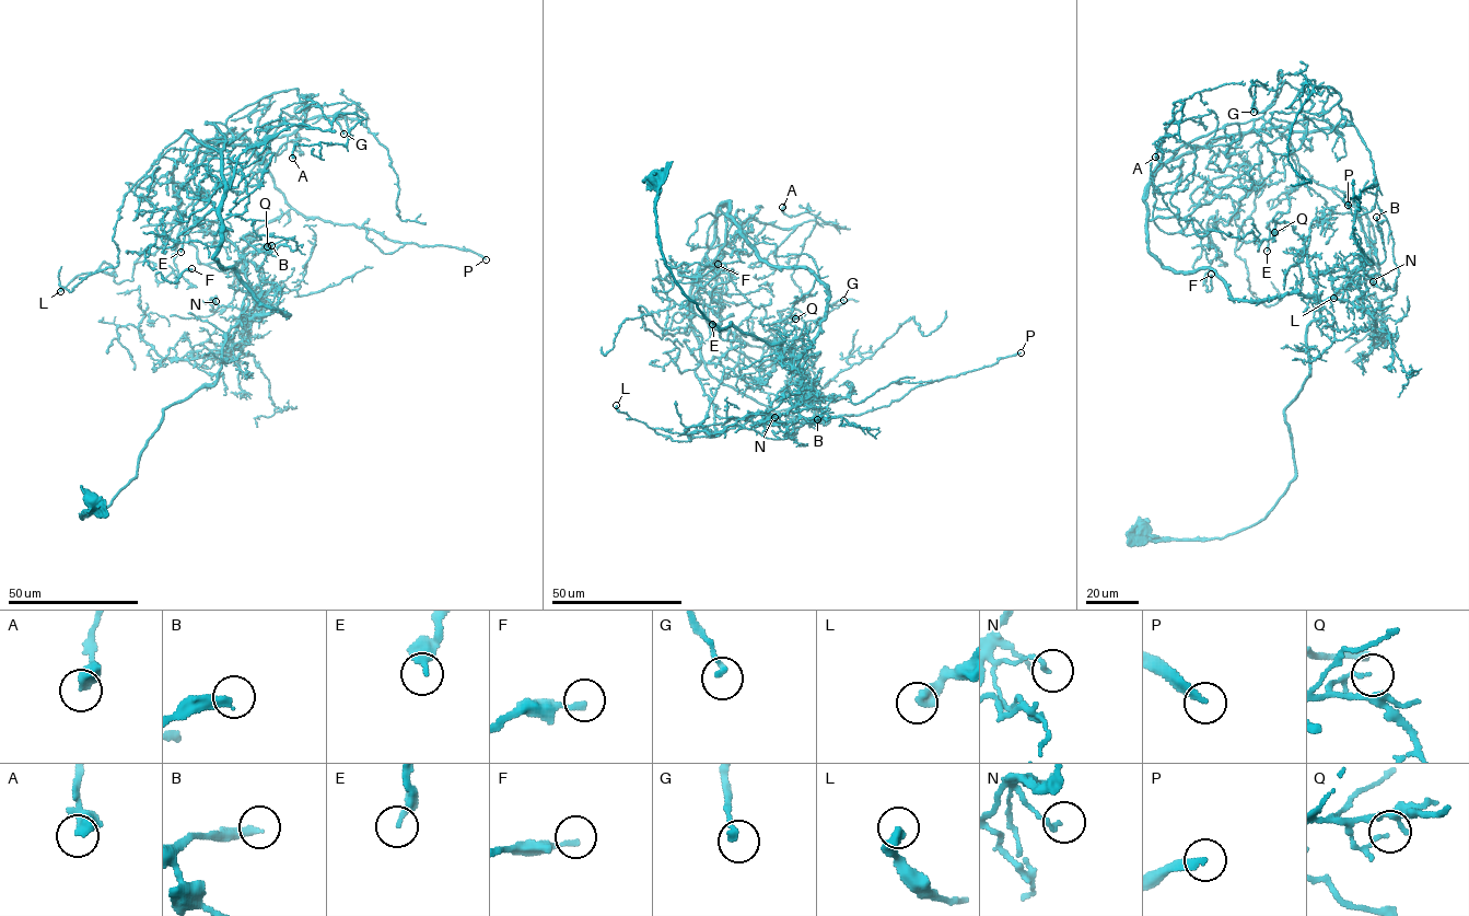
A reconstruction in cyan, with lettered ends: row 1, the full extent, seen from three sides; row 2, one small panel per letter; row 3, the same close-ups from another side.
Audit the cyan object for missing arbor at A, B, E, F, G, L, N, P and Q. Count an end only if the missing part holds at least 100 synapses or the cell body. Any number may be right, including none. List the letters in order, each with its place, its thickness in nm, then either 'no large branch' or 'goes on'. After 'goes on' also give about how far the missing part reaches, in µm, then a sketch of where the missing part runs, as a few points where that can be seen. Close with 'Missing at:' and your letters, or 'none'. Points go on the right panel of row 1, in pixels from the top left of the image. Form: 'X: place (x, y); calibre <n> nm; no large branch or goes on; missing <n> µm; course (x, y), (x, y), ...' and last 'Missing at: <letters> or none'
A: place (1155, 157); calibre 480 nm; no large branch
B: place (1376, 217); calibre 320 nm; no large branch
E: place (1267, 251); calibre 320 nm; no large branch
F: place (1211, 274); calibre 180 nm; no large branch
G: place (1254, 112); calibre 200 nm; no large branch
L: place (1333, 298); calibre 360 nm; no large branch
N: place (1373, 281); calibre 130 nm; no large branch
P: place (1348, 205); calibre 240 nm; goes on; missing 200 µm; course (1348, 205), (1349, 218), (1403, 142), (1452, 127), (1466, 100), (1412, 60), (1424, 32), (1429, 50), (1447, 48)
Q: place (1274, 232); calibre 80 nm; no large branch
Missing at: P

